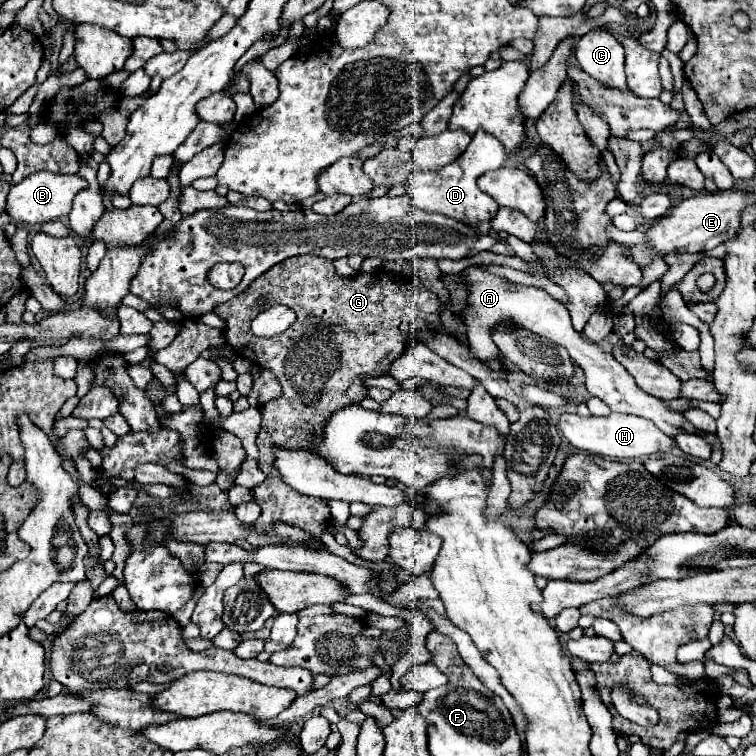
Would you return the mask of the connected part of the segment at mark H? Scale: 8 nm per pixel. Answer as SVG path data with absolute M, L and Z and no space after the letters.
M566 412L560 416L560 430L562 430L562 436L572 446L594 452L598 456L608 456L608 458L618 458L618 460L646 458L652 454L670 452L676 446L674 438L660 432L650 420L644 420L640 416L630 416L630 414L618 414L618 412L612 412L606 418L598 418L598 416L582 418L578 414Z

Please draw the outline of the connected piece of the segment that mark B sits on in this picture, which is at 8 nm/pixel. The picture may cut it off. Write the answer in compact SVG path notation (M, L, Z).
M36 172L26 176L20 184L10 188L6 212L12 216L16 224L44 224L50 220L66 218L72 208L72 198L88 186L84 178L78 174L54 174L54 172Z

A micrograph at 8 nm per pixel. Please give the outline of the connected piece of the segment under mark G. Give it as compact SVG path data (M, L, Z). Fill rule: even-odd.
M306 254L306 256L288 258L282 264L276 264L264 276L254 280L244 294L228 300L226 304L220 304L214 310L222 320L226 320L224 336L228 340L228 344L240 356L248 358L250 362L272 370L278 376L282 390L284 390L282 398L260 406L262 428L256 438L256 444L260 450L258 468L266 474L266 480L252 490L258 506L262 508L262 516L256 522L258 530L262 530L262 532L272 530L272 526L276 522L284 522L284 524L302 528L312 538L320 538L328 530L328 524L330 524L328 502L304 496L304 494L296 492L292 486L284 484L280 472L276 472L276 466L274 466L276 458L272 456L272 448L298 448L298 450L304 448L304 450L312 452L312 444L308 444L308 436L320 436L320 428L324 428L324 420L328 420L328 416L332 412L346 408L348 404L360 404L368 396L368 388L364 386L364 380L388 374L392 360L396 360L404 354L404 348L408 348L408 340L414 340L416 328L434 326L436 332L450 334L450 330L446 326L442 326L442 322L440 322L438 308L440 308L440 304L438 304L436 294L432 290L428 290L416 276L398 278L396 274L380 268L374 274L362 272L358 276L342 278L336 274L330 260ZM260 296L266 296L264 308L270 308L274 304L284 304L284 306L292 308L296 312L294 326L280 336L272 336L272 338L254 336L250 330L250 322L262 312L262 306L258 304Z

